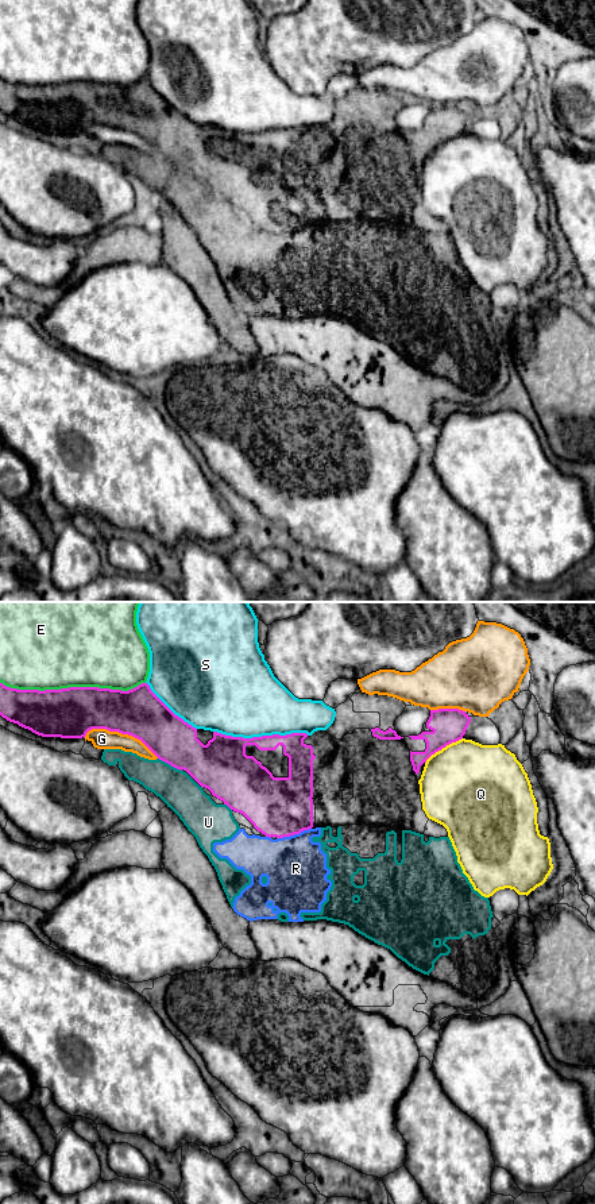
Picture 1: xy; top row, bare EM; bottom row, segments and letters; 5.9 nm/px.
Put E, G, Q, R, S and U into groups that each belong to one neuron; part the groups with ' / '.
E / G / Q / R U / S

